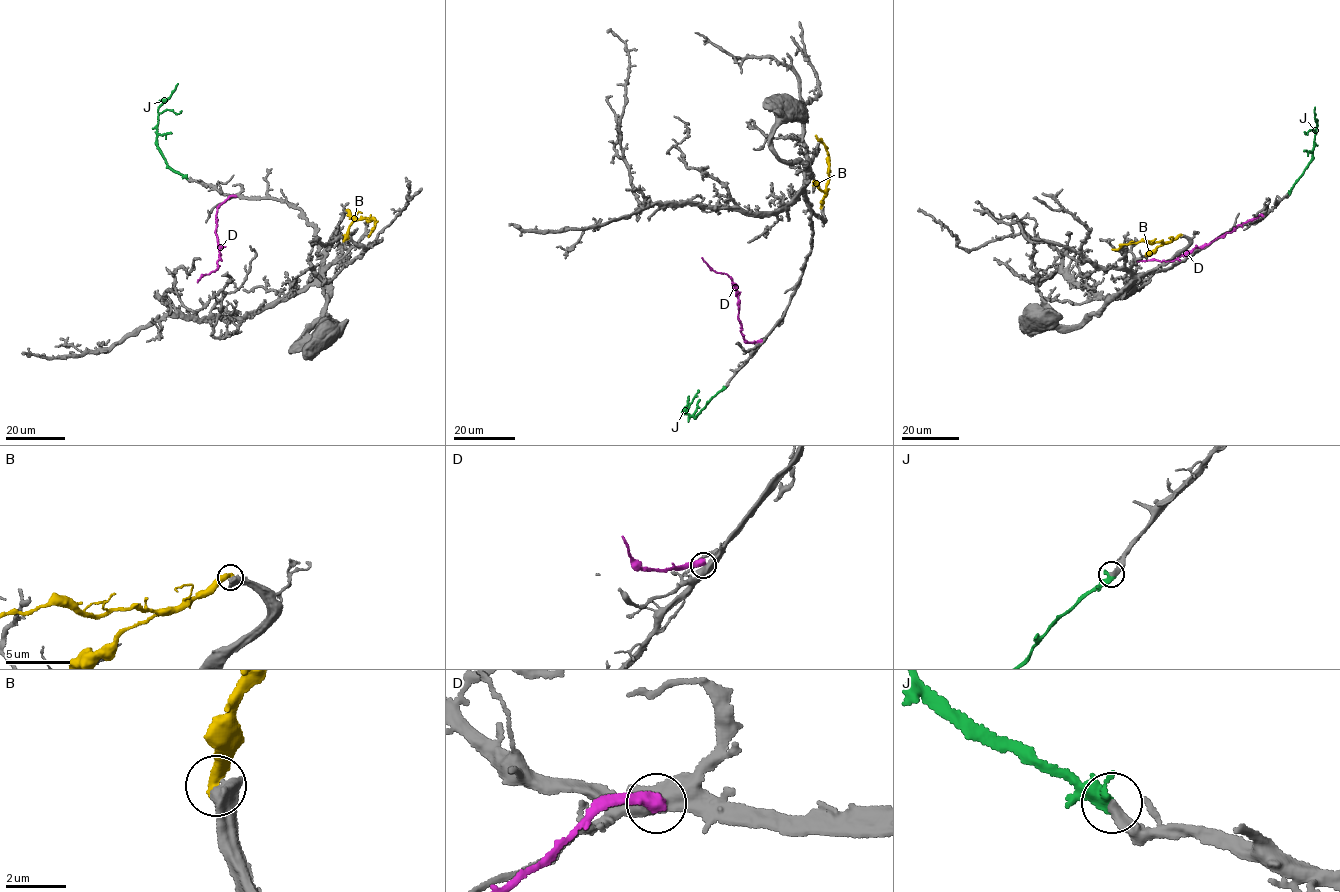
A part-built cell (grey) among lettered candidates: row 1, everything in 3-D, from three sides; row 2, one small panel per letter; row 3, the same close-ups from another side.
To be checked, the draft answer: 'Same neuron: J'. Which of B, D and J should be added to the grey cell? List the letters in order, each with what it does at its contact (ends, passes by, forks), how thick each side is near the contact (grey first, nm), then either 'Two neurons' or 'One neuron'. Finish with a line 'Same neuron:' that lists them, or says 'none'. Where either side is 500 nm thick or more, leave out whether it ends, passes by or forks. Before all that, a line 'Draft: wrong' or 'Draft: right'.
Draft: right
B: Thickness 700 nm (grey) against 480 nm. Two neurons
D: Thickness 600 nm (grey) against 460 nm. Two neurons
J: It ends there. Thickness 360 nm (grey) against 480 nm. One neuron
Same neuron: J

